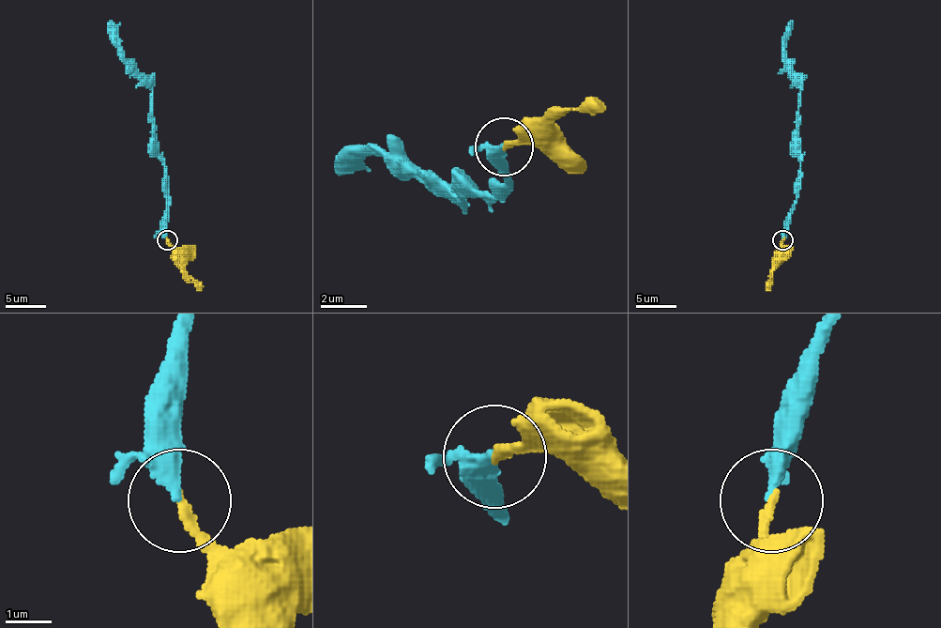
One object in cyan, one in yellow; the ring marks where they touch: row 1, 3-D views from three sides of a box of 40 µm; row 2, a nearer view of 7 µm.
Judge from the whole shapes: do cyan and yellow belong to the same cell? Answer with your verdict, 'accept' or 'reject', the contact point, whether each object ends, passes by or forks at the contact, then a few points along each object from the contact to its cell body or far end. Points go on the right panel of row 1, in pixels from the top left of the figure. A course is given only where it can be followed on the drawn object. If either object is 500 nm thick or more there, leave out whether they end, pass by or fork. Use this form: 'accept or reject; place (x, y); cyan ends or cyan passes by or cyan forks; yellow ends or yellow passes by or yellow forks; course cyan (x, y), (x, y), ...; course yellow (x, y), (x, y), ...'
accept; place (782, 240); cyan ends; yellow ends; course cyan (782, 239), (788, 213), (796, 201), (800, 169), (800, 77), (784, 57), (784, 38), (793, 21); course yellow (782, 239), (768, 290)

